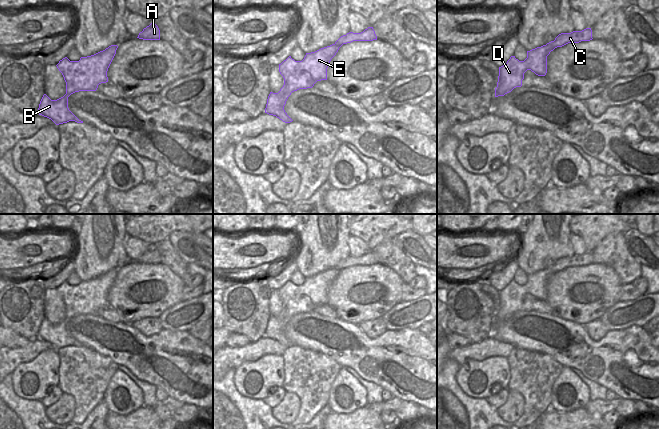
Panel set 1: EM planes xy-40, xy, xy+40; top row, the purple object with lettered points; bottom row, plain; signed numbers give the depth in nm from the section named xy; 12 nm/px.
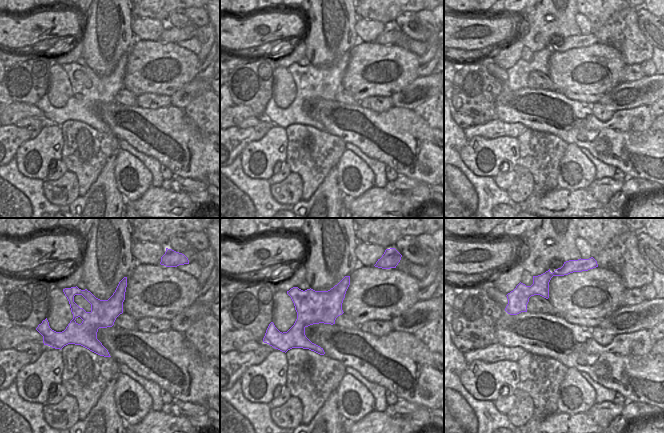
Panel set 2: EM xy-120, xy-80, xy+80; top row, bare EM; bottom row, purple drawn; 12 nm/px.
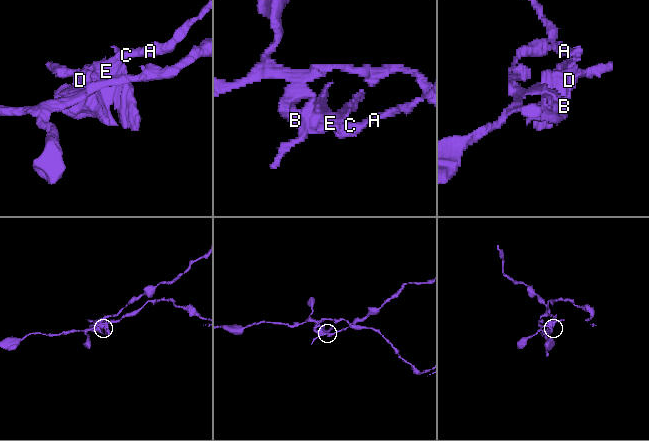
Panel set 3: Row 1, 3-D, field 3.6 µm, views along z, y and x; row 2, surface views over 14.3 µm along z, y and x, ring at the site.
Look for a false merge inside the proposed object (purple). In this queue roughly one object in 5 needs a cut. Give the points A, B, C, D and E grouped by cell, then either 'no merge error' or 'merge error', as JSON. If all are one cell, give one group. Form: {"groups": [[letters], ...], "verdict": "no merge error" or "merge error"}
{"groups": [["A", "C"], ["B", "D", "E"]], "verdict": "merge error"}

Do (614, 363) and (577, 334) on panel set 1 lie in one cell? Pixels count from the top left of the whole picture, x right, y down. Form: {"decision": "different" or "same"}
{"decision": "same"}

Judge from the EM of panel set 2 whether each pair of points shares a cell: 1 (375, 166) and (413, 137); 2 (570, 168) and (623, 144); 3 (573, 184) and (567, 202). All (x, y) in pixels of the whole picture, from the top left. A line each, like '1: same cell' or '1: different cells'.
1: different cells
2: different cells
3: different cells

